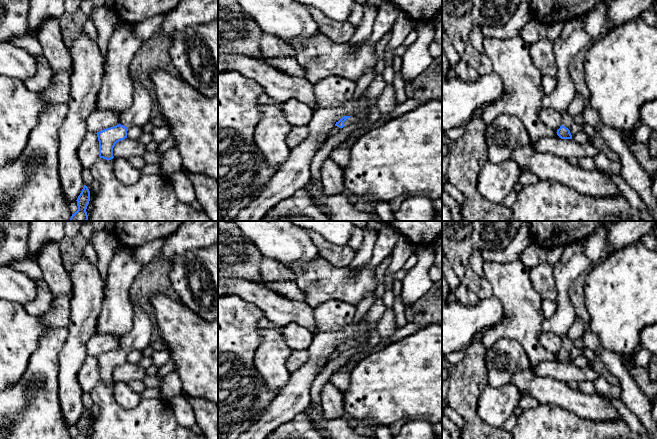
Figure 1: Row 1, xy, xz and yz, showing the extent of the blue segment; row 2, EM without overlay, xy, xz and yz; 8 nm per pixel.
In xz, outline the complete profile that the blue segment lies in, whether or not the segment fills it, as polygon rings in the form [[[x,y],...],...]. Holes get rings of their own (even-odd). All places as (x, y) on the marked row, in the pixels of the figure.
[[[344,116],[338,122],[336,122],[335,126],[339,128],[343,128],[344,126],[350,126],[357,122],[357,118],[352,116]]]

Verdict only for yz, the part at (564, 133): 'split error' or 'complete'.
split error

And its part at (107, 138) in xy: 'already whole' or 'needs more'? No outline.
needs more

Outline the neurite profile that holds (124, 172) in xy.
[[[115,158],[113,172],[117,180],[131,186],[142,176],[141,170],[134,168],[126,158]]]

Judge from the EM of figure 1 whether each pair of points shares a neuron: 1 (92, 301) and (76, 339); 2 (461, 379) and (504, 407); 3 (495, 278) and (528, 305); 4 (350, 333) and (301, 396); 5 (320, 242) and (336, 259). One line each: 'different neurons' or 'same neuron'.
1: same neuron
2: different neurons
3: same neuron
4: same neuron
5: same neuron

